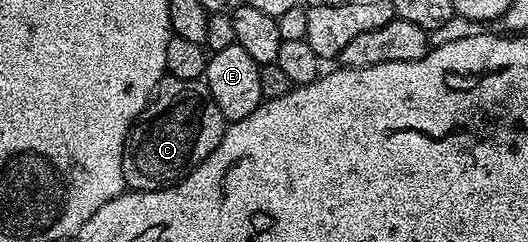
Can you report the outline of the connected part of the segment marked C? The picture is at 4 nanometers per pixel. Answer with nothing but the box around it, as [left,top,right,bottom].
[123,75,225,191]

